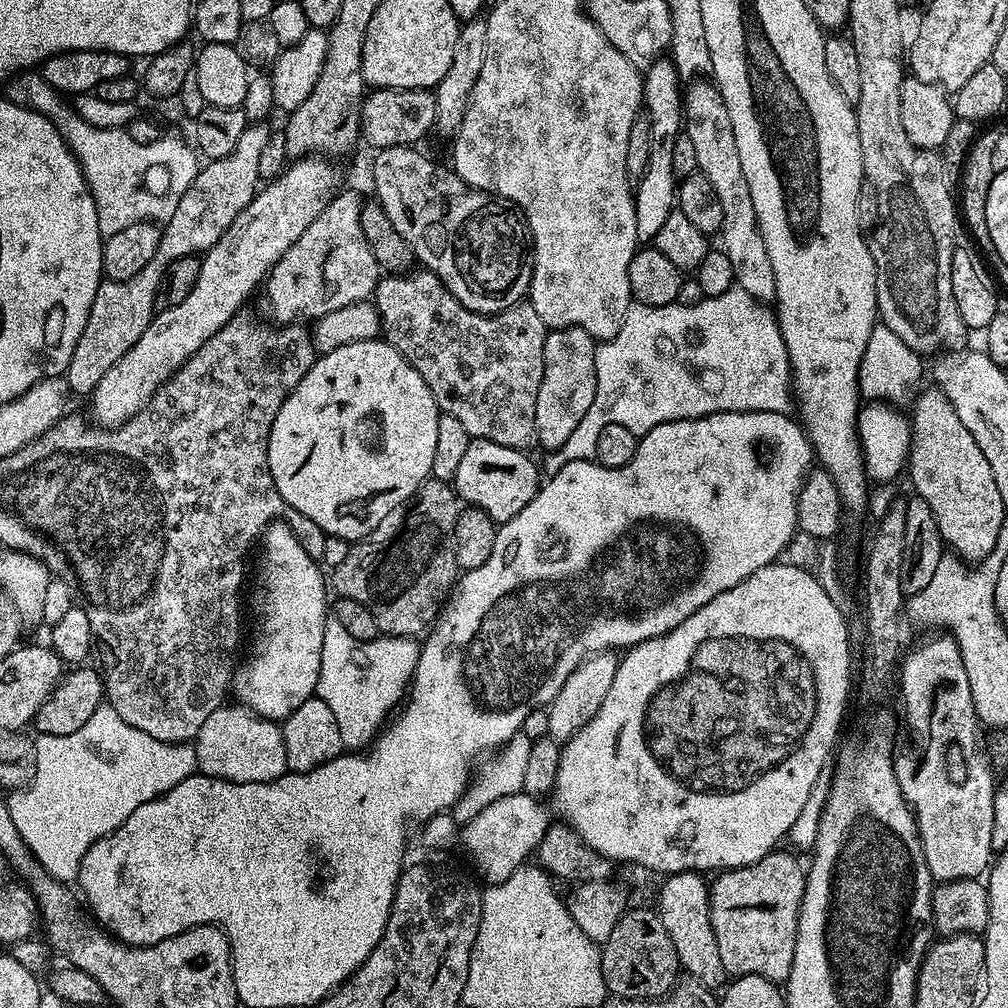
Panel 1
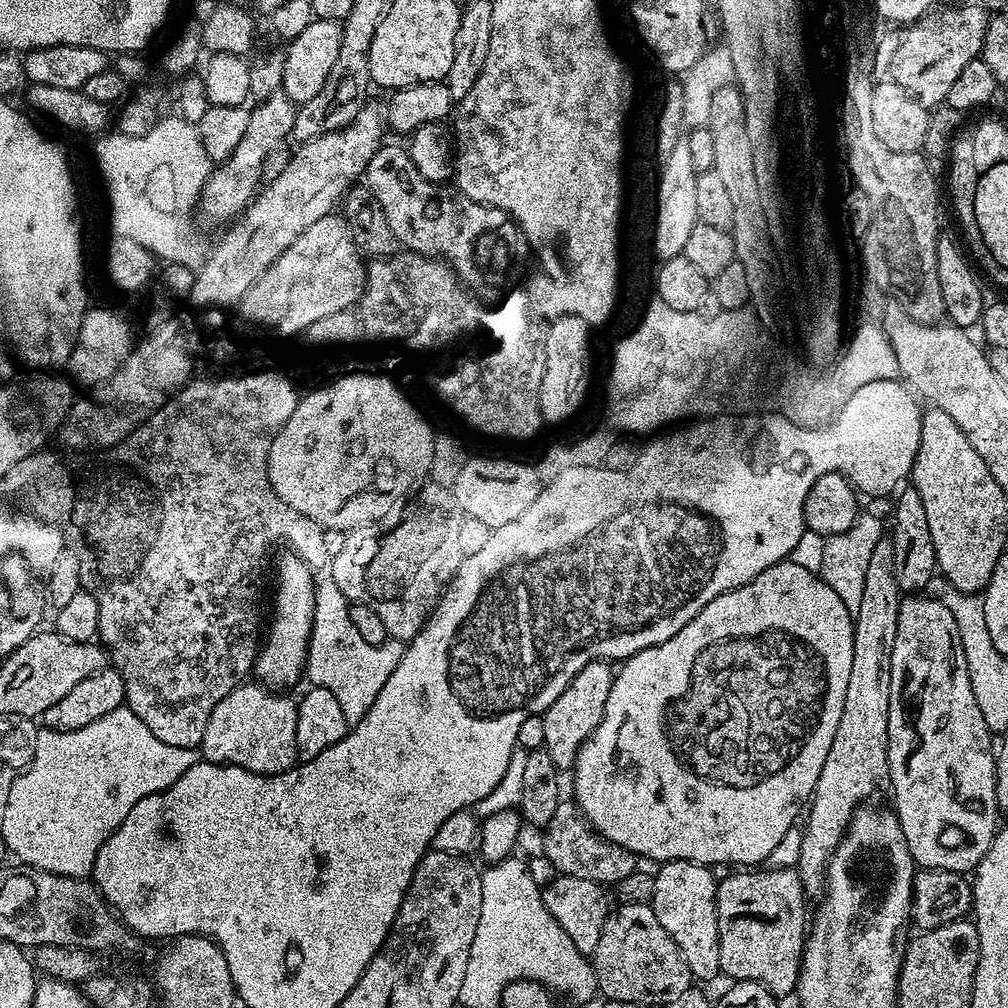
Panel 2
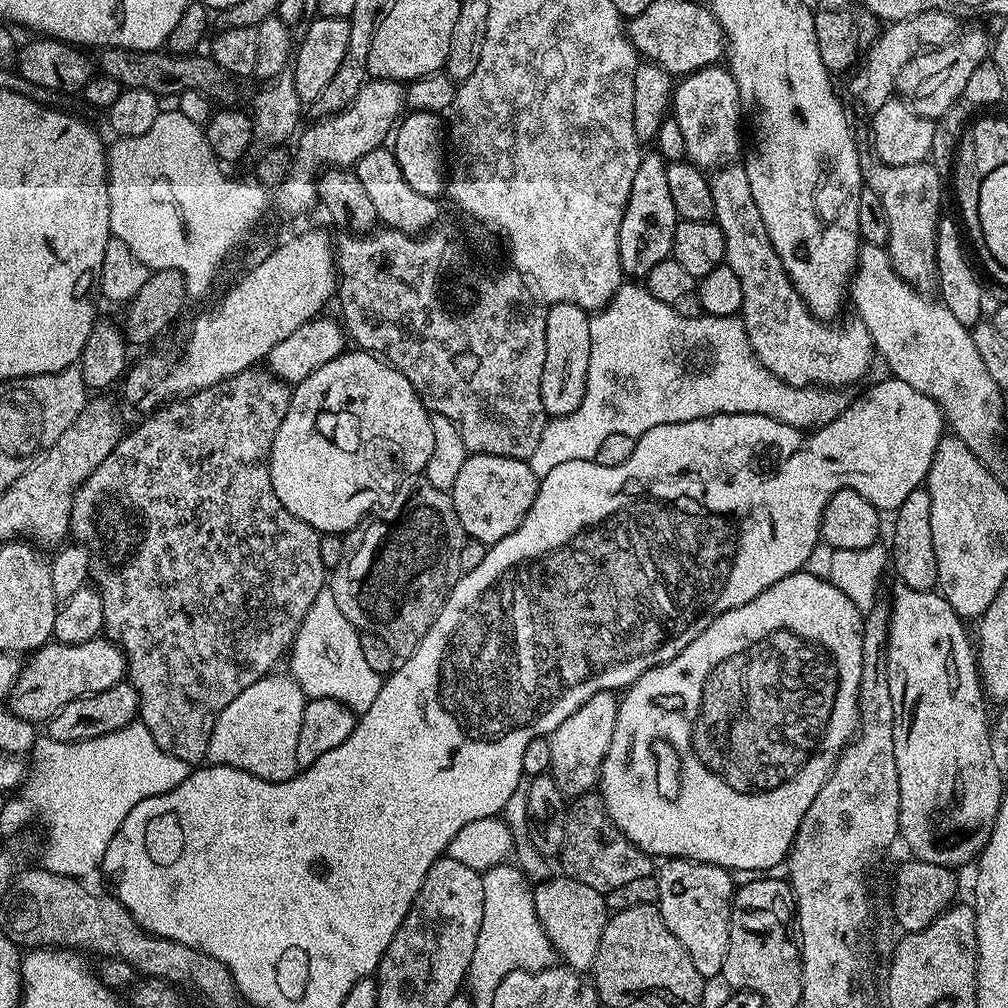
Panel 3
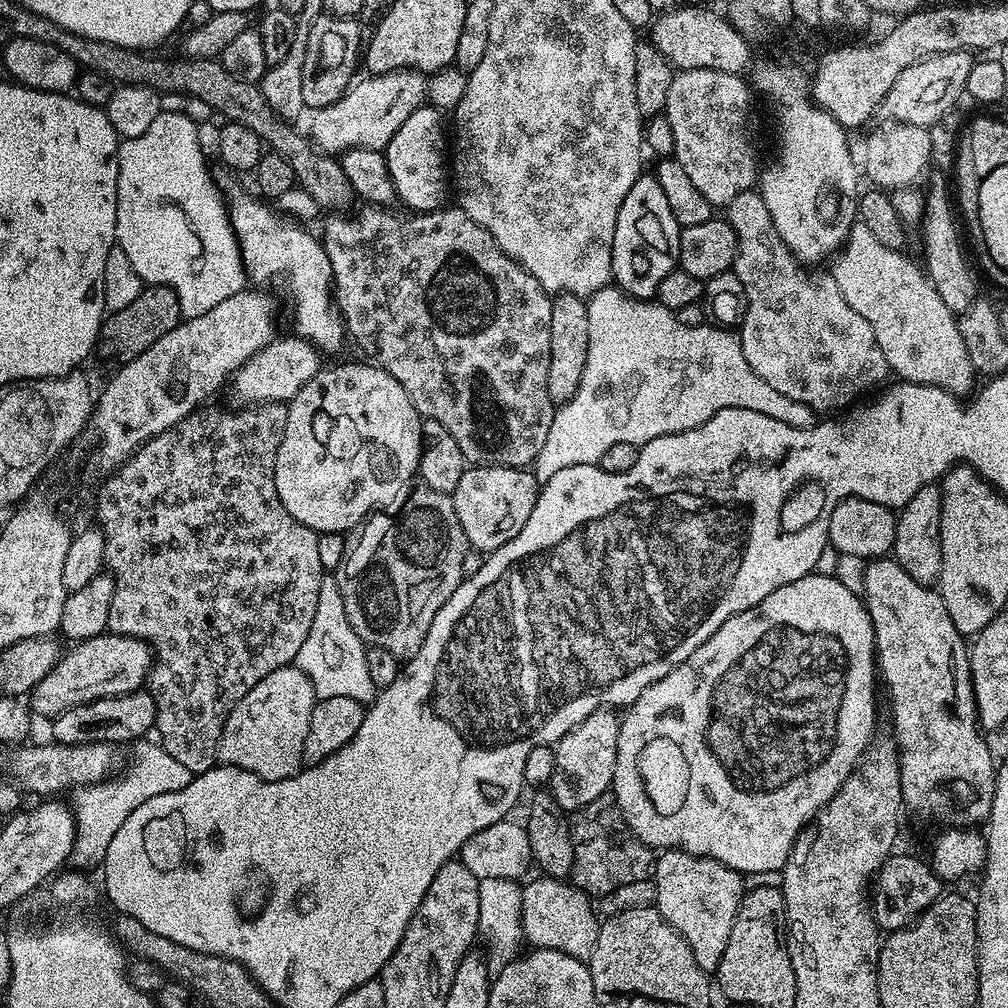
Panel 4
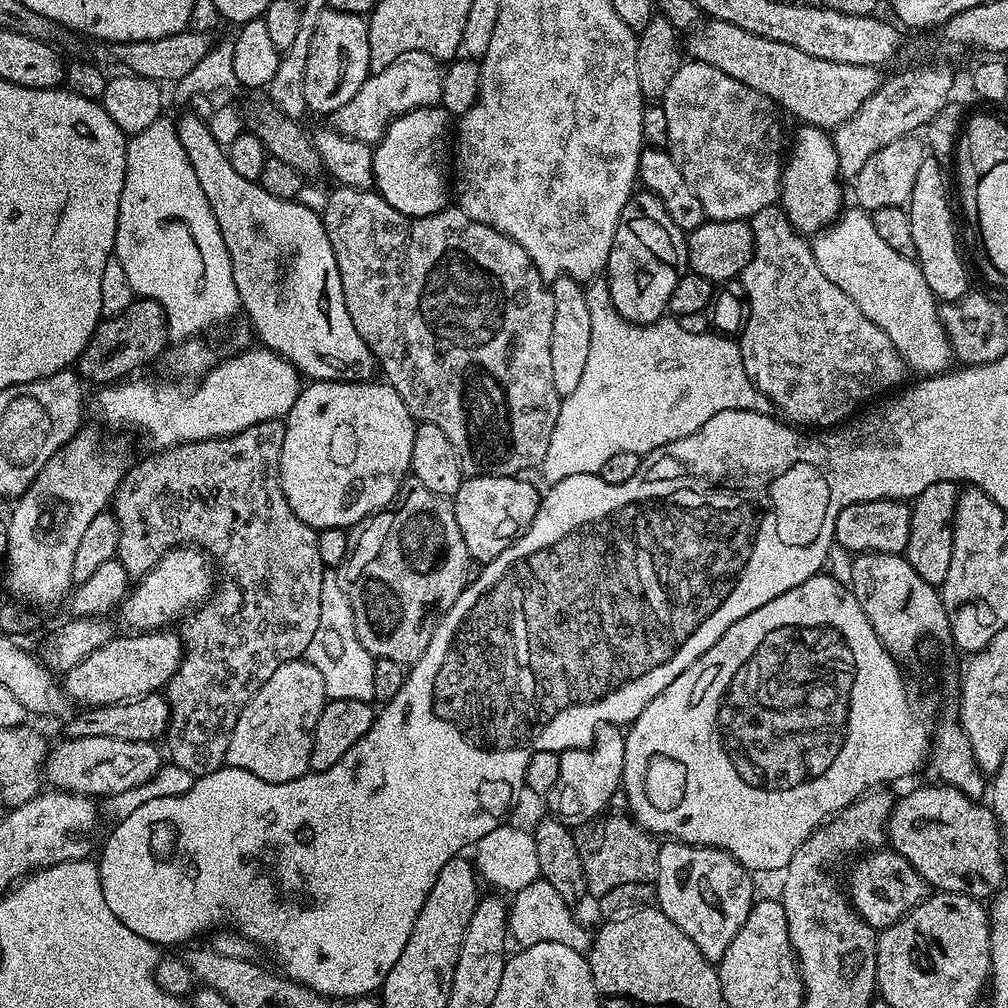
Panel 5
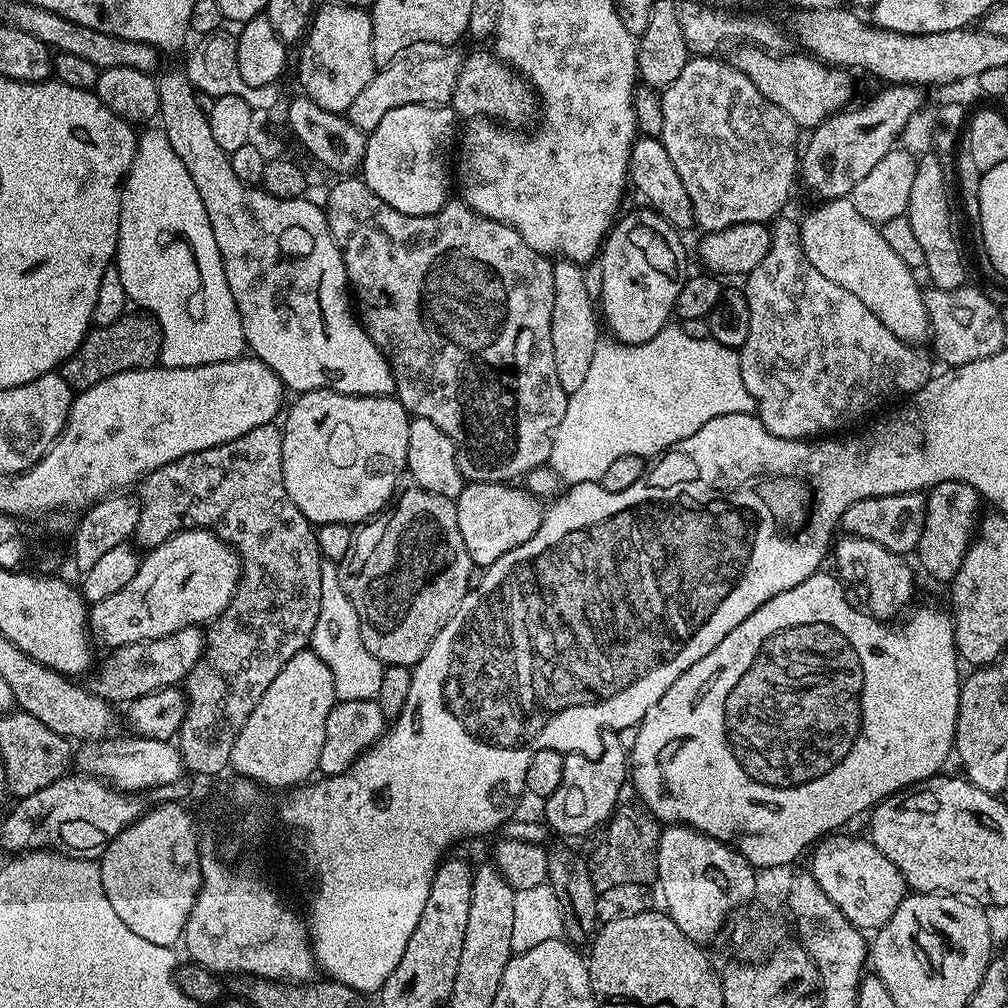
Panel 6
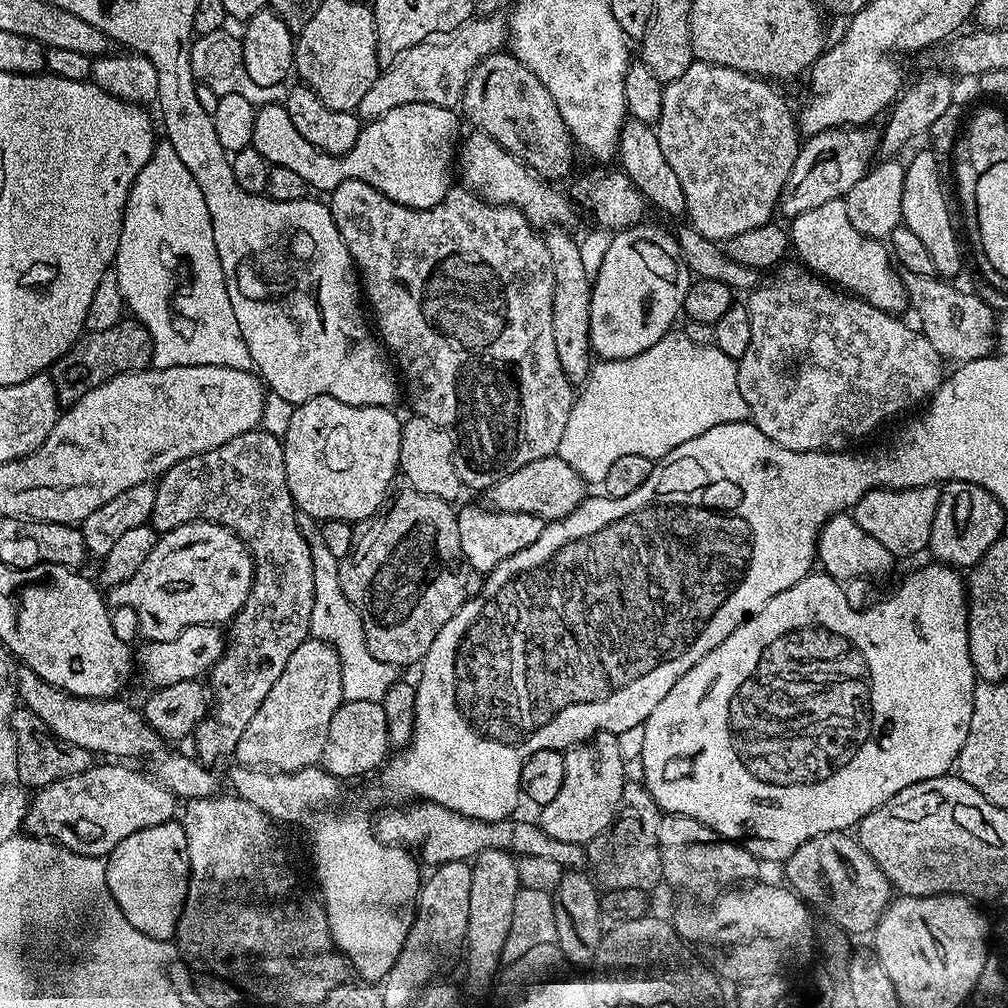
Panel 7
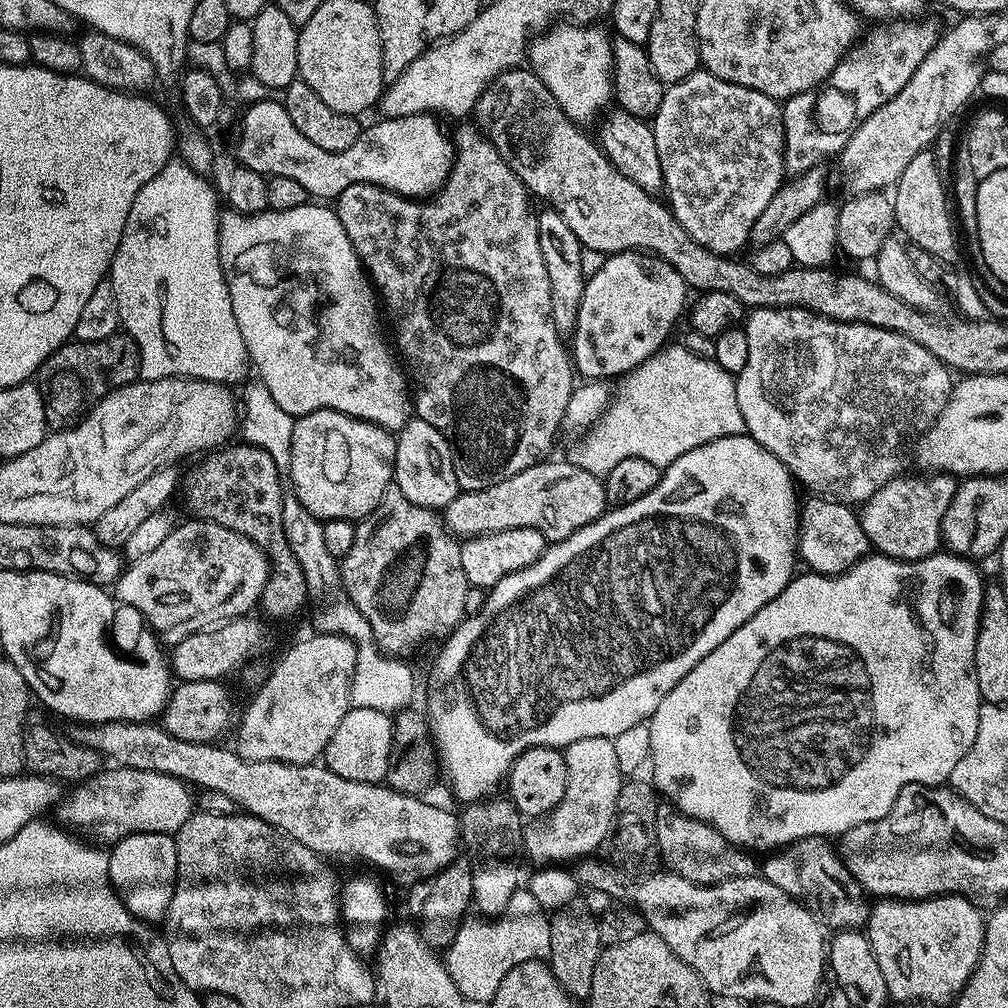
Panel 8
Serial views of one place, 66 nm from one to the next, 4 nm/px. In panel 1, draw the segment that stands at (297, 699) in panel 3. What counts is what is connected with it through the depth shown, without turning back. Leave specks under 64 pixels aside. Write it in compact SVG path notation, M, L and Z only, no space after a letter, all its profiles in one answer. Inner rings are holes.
M239 703L230 704L215 708L206 718L206 722L202 722L194 741L197 769L205 776L218 780L232 780L235 784L268 784L271 780L285 775L288 772L288 763L283 727L277 721L267 720L265 716L260 716Z

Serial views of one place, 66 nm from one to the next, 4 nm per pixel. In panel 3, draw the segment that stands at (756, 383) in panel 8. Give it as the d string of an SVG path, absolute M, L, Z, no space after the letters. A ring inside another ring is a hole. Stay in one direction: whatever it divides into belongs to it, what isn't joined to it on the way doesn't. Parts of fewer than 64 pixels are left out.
M728 166L716 175L710 180L714 198L714 223L720 227L726 238L724 255L726 265L734 270L738 281L742 284L744 300L738 312L746 326L750 346L762 362L762 366L770 370L770 374L774 374L779 380L795 388L815 386L829 390L844 390L847 384L858 383L867 374L868 367L872 364L872 356L874 360L872 335L866 330L866 326L858 318L852 318L849 324L836 324L833 328L827 328L812 313L815 311L809 307L805 297L801 296L792 284L770 242L770 234L766 234L766 222L762 222L762 214L754 202L754 194L750 194L750 182L746 178L746 170L742 166Z

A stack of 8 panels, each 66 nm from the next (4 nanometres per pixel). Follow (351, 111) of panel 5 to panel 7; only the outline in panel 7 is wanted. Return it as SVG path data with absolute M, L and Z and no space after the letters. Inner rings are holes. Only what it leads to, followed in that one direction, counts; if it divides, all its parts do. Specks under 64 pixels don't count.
M503 15L473 18L452 32L439 32L421 44L415 44L397 56L389 68L383 69L380 76L366 90L362 102L358 102L356 112L361 121L378 120L394 106L407 104L433 104L455 109L464 97L466 82L472 71L486 57L501 51L508 39L508 29Z

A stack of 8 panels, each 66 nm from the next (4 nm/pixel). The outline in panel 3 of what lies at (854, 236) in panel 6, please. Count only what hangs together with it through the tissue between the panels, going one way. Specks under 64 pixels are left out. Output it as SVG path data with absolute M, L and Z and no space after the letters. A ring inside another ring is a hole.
M864 244L860 250L860 257L856 259L856 270L852 273L850 281L850 293L852 292L852 304L856 307L855 315L866 326L866 330L872 335L872 342L875 351L882 359L888 363L888 368L895 379L906 382L906 386L914 386L914 390L918 390L918 394L926 394L934 401L940 411L944 414L944 419L950 425L951 431L969 448L976 456L985 462L992 462L996 452L992 447L996 444L996 435L1000 432L1000 423L1004 420L1004 396L1005 393L996 385L994 378L990 378L990 374L986 374L986 366L982 362L982 357L978 354L978 346L974 346L972 334L969 325L958 322L958 318L954 318L954 314L950 314L950 310L946 310L946 306L937 302L931 295L923 292L917 292L915 287L909 281L903 280L894 270L892 259L888 257L888 248L878 244Z

